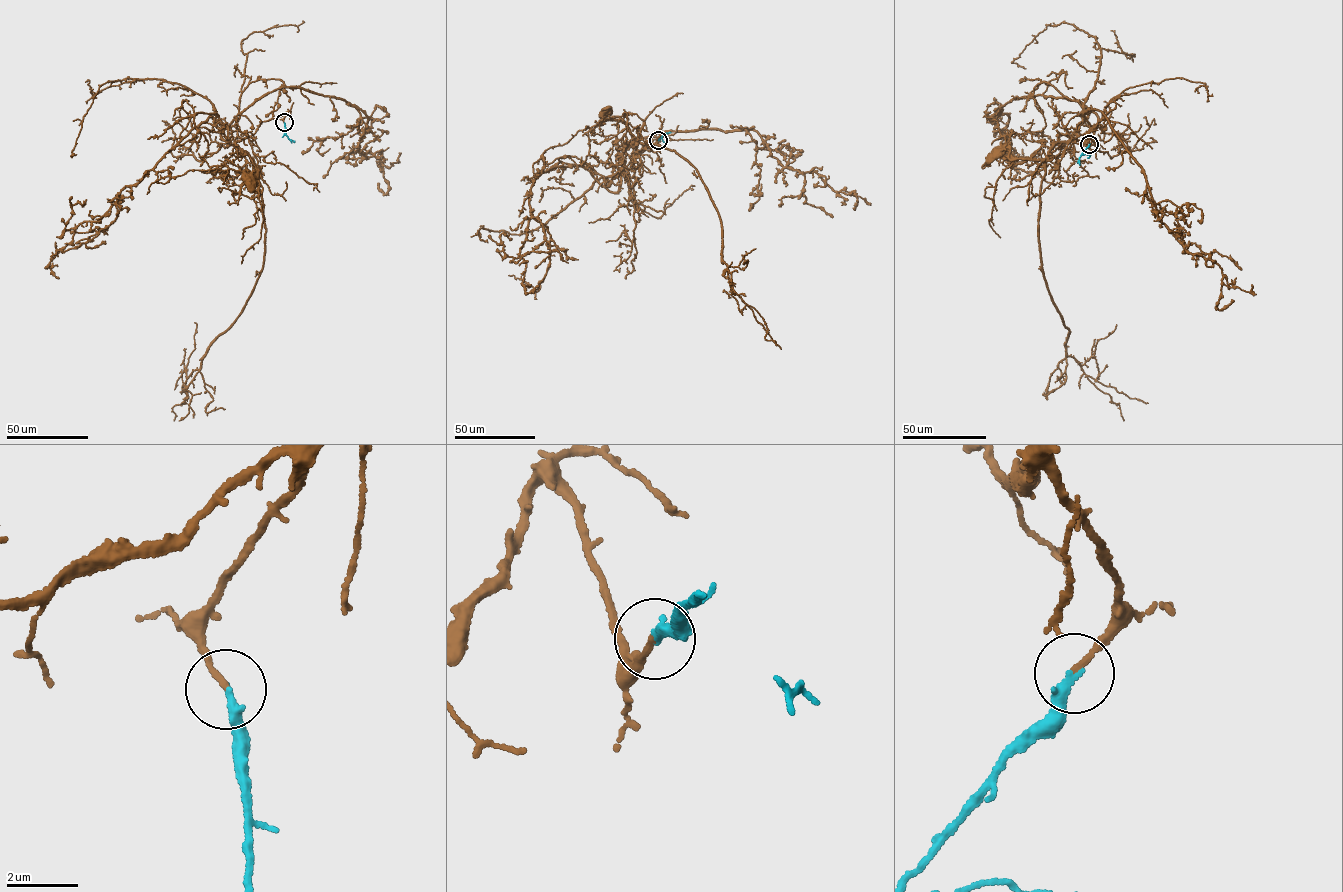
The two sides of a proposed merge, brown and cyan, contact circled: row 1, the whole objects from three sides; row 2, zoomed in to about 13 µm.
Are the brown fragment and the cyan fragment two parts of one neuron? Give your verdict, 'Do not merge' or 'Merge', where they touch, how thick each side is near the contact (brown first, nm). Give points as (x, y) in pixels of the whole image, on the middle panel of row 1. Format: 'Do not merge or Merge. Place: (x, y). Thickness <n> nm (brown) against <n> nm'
Merge. Place: (658, 140). Thickness 170 nm (brown) against 300 nm

